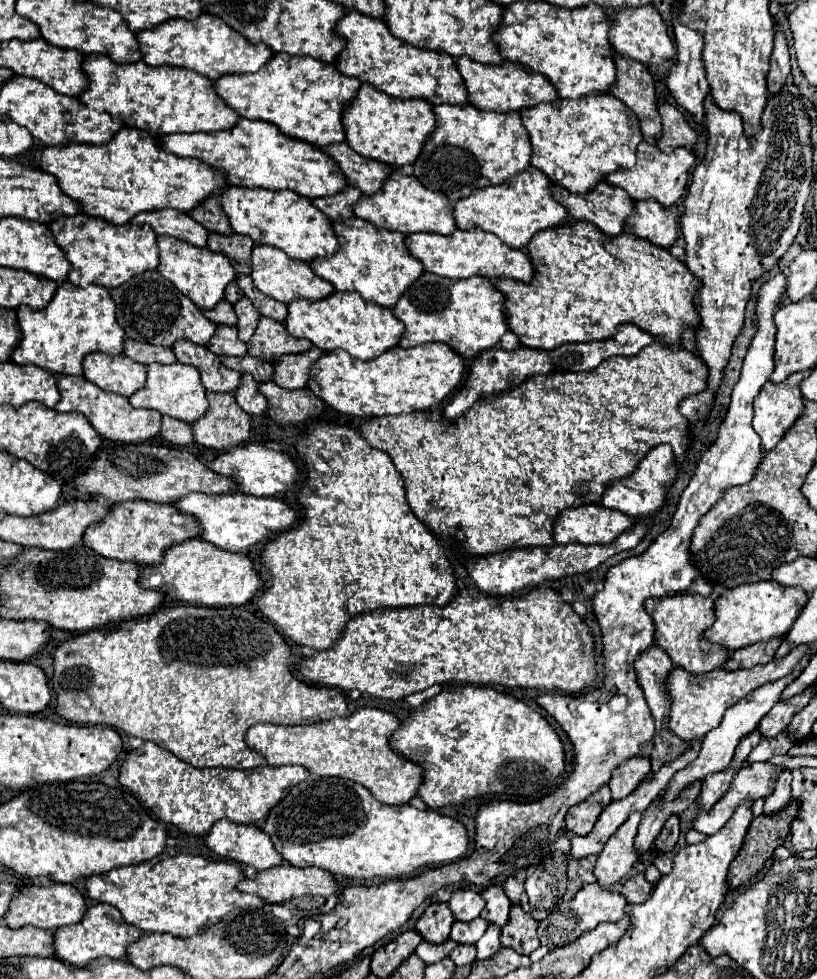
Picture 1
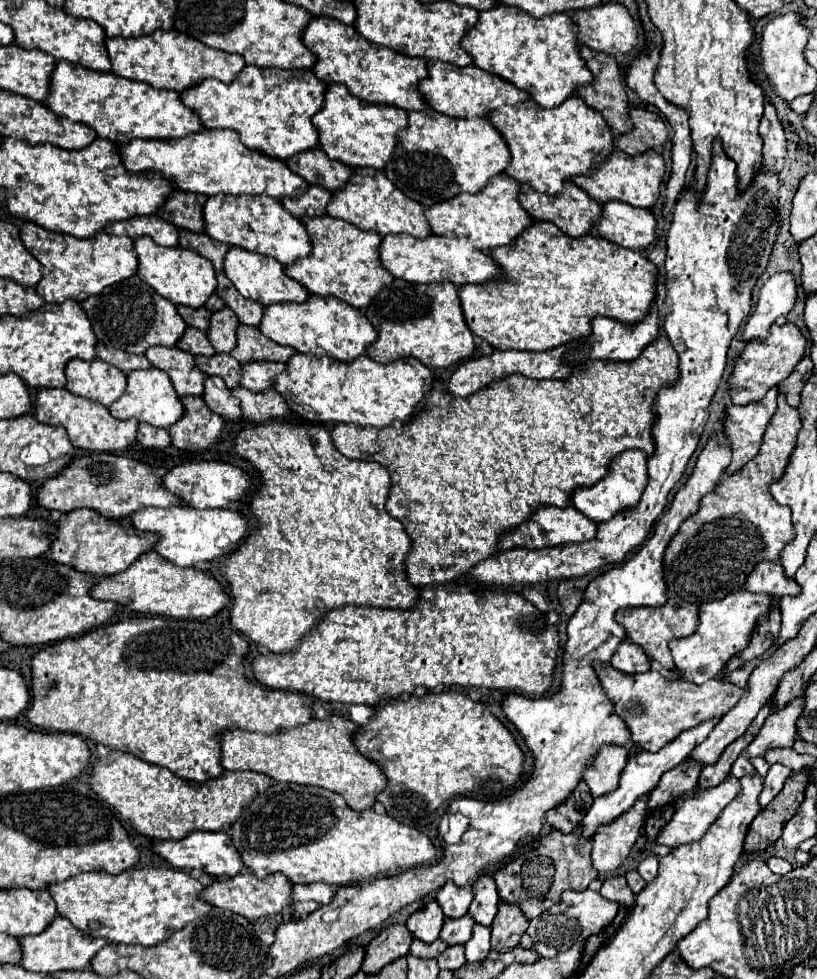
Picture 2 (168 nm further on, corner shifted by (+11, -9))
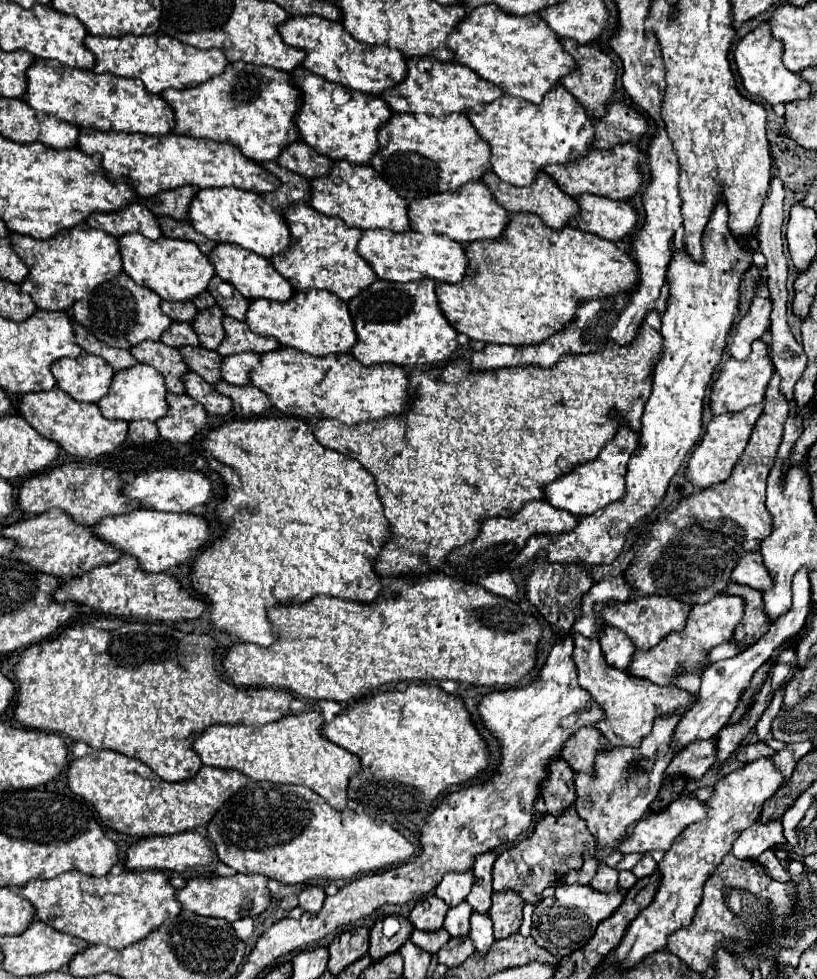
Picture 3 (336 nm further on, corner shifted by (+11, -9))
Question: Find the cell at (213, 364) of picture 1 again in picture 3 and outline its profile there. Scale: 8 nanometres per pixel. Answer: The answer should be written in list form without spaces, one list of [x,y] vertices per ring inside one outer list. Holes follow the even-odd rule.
[[[144,341],[144,343],[136,345],[130,353],[140,363],[152,365],[154,369],[158,369],[162,373],[168,393],[174,393],[174,395],[186,393],[182,377],[188,373],[188,367],[184,365],[180,351],[176,347],[168,347],[162,341]]]

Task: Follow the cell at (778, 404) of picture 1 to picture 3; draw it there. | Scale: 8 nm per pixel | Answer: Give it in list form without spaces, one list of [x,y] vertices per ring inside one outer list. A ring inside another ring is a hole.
[[[764,403],[748,407],[740,413],[724,413],[724,415],[716,415],[710,423],[708,429],[700,441],[700,445],[694,449],[690,461],[688,461],[688,481],[696,487],[710,487],[716,483],[722,483],[730,477],[736,461],[742,457],[746,445],[748,445],[748,437],[752,435],[752,429],[760,417],[760,413],[764,411]]]

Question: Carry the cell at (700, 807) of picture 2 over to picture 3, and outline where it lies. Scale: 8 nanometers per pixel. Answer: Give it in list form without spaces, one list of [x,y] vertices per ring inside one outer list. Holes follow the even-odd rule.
[[[680,797],[662,813],[642,819],[634,831],[620,843],[622,853],[648,853],[654,849],[668,851],[676,837],[692,823],[704,821],[706,801],[696,797]]]

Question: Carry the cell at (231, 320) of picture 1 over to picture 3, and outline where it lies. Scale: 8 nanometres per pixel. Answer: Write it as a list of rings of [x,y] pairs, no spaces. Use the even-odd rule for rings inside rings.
[[[162,301],[162,311],[172,319],[172,321],[184,321],[192,323],[198,309],[192,301]]]

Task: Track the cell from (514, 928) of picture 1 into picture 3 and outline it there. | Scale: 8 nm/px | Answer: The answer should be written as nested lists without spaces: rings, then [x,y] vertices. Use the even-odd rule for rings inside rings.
[[[502,891],[492,895],[490,917],[494,921],[494,939],[506,939],[508,935],[518,933],[522,925],[522,907],[524,901],[514,891]]]

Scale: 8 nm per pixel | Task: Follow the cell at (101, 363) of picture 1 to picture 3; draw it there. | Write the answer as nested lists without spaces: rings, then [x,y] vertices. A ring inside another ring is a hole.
[[[96,355],[60,359],[52,365],[52,373],[58,387],[80,403],[98,403],[110,391],[114,377],[114,369]]]

